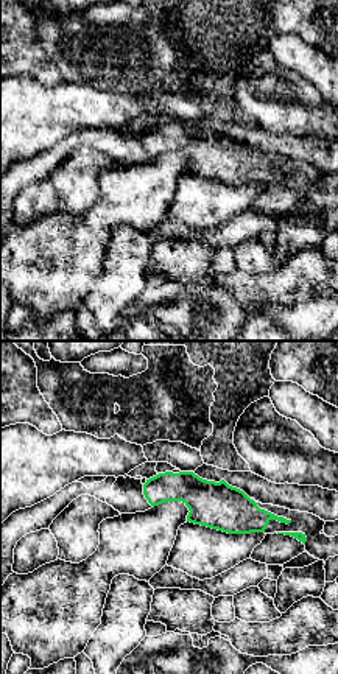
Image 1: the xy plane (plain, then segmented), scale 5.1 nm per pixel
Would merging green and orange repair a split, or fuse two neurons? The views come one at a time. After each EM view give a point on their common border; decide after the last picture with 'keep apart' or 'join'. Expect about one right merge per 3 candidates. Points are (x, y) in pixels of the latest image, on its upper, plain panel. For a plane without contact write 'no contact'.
no contact

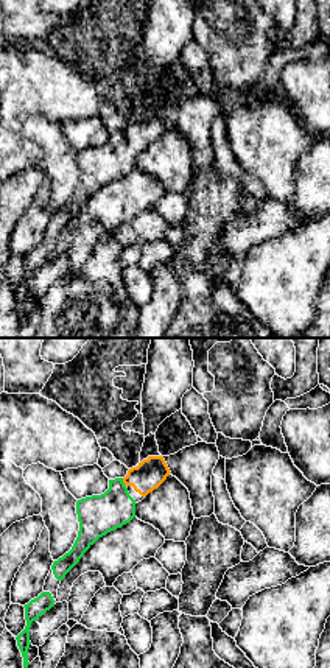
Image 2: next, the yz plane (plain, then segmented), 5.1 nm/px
contact (123, 134)

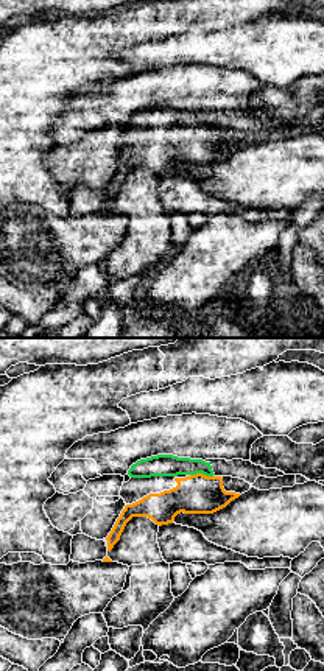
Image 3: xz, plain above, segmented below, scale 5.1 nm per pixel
contact (201, 123)

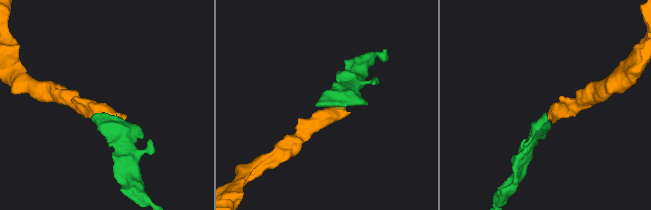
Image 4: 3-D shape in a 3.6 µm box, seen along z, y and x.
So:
join

